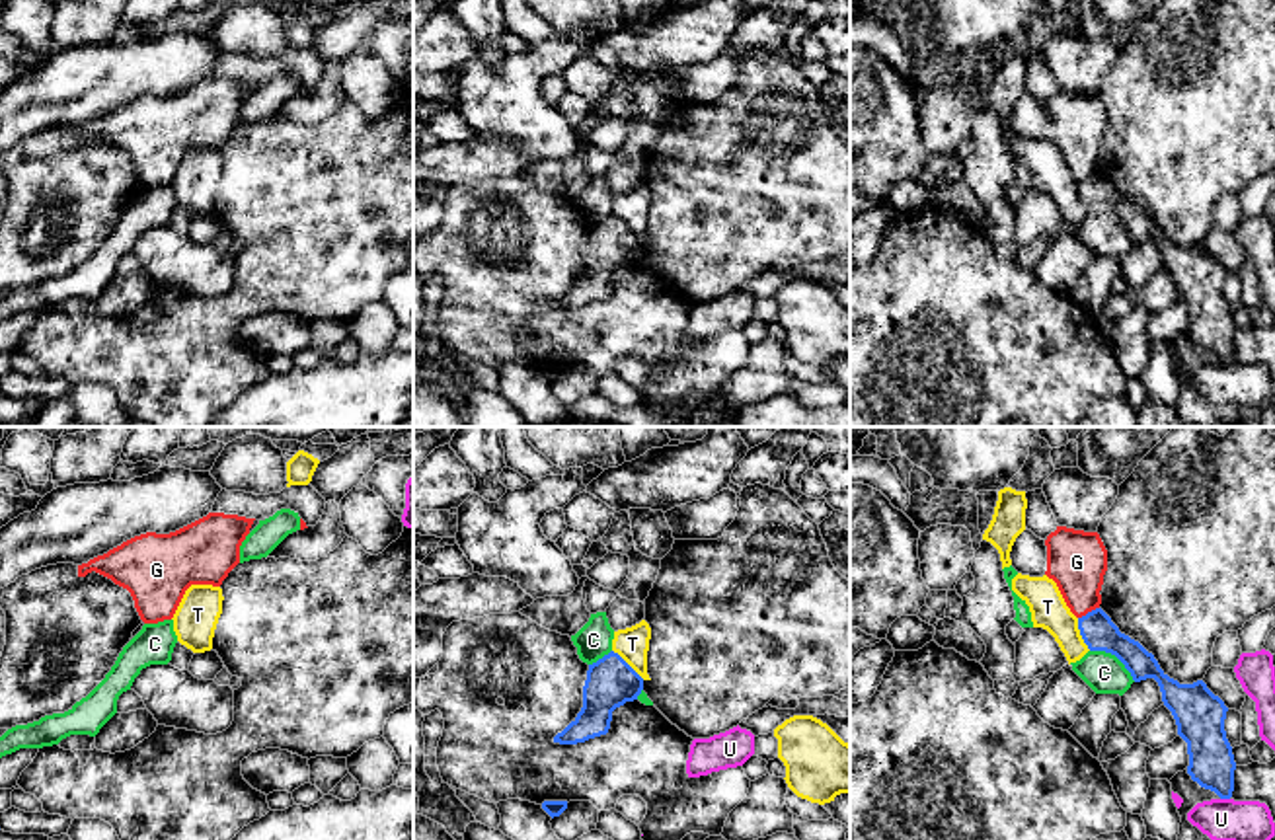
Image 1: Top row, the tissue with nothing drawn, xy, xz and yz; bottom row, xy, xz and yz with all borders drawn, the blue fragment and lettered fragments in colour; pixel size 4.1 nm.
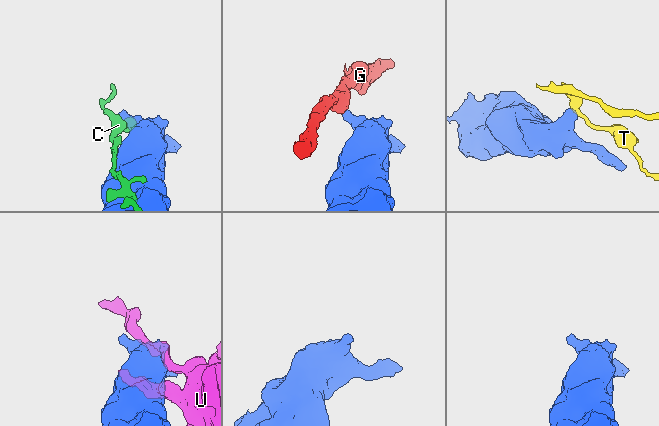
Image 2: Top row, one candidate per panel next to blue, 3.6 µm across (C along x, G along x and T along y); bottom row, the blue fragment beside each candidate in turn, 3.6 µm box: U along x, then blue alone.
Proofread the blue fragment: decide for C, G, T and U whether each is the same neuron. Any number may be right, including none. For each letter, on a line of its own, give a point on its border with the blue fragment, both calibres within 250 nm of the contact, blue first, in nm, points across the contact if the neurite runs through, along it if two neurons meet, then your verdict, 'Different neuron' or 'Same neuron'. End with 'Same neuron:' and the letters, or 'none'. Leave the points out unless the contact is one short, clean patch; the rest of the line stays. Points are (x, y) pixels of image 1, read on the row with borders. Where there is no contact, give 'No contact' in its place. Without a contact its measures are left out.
C: Touches blue at yz (1116, 655). Thickness 140 nm (blue) against 170 nm. Different neuron
G: Touches blue at yz (1088, 612). Thickness 140 nm (blue) against 240 nm. Boundary: yz (1098, 607), (1079, 618). Different neuron
T: Touches blue at yz (1081, 634). Thickness 140 nm (blue) against 150 nm. Boundary: yz (1077, 618), (1081, 638), (1090, 649). Different neuron
U: Touches blue at yz (1225, 798). Thickness 190 nm (blue) against 180 nm. Different neuron
Same neuron: none

